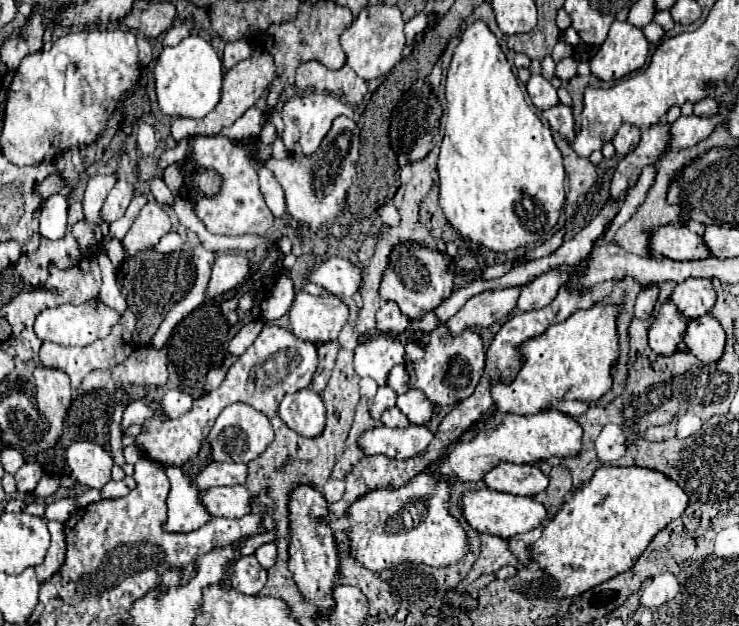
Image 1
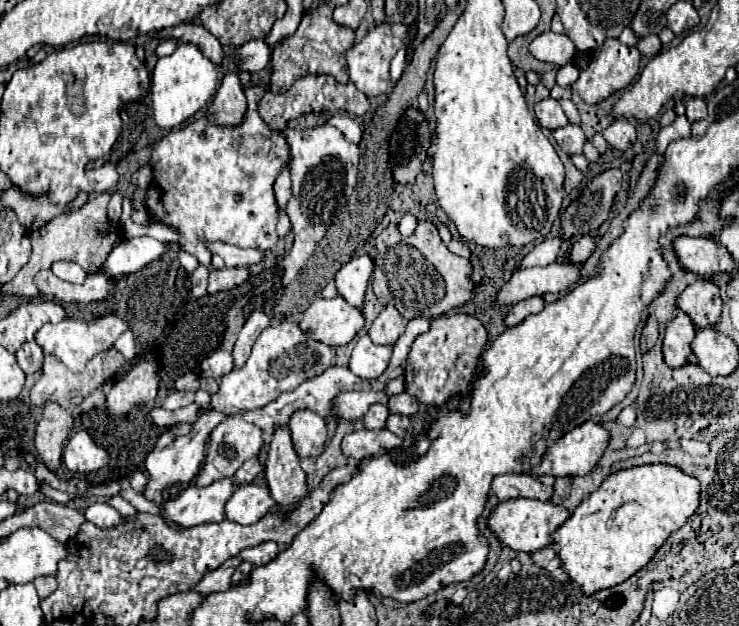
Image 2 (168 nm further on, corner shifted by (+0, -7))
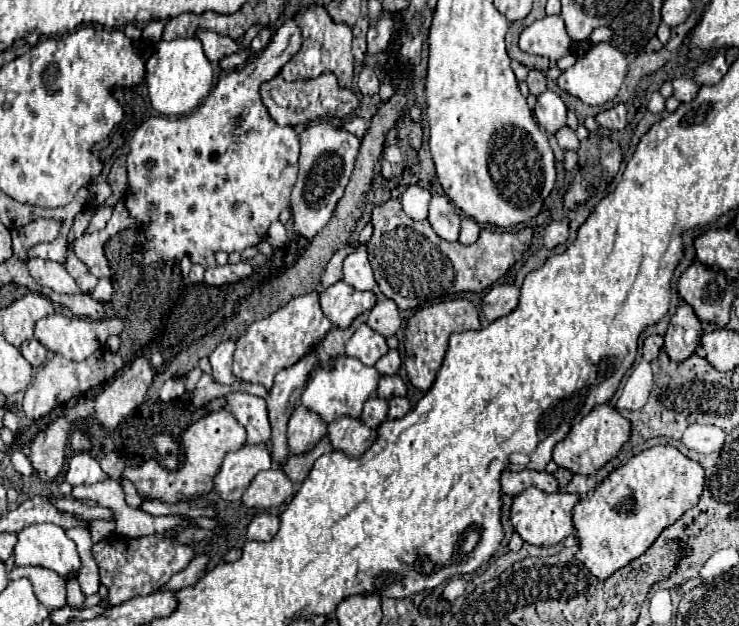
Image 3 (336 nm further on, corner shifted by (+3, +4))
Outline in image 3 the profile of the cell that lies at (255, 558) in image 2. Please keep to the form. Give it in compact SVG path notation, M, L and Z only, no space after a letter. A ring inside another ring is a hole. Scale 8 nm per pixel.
M259 514L251 520L251 524L247 528L247 540L267 542L267 540L273 540L277 530L279 530L279 516L277 514Z

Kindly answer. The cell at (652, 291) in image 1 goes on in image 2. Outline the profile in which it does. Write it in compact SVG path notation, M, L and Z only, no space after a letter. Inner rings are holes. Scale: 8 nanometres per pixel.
M650 315L648 321L646 321L646 327L644 327L644 331L642 331L642 339L640 339L642 353L648 353L648 351L654 347L656 339L658 339L658 321L656 321L654 315Z

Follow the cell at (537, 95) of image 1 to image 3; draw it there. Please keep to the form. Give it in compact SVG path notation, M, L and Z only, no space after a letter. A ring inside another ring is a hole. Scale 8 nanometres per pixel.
M547 90L541 96L537 96L537 104L535 104L535 118L541 126L541 130L555 134L559 128L565 126L567 120L567 108L563 104L563 100L559 98L559 94Z

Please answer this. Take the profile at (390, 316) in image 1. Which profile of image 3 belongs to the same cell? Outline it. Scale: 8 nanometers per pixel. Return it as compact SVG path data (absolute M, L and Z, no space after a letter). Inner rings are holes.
M389 298L383 300L383 302L377 302L369 312L367 326L373 328L375 332L379 332L385 338L397 334L397 330L401 328L401 316L399 316L397 304Z

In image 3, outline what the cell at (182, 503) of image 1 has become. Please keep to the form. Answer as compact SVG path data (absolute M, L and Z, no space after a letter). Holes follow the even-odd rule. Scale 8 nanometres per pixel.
M243 446L237 452L229 452L213 478L213 492L225 502L239 500L255 474L271 468L273 462L269 460L267 446Z

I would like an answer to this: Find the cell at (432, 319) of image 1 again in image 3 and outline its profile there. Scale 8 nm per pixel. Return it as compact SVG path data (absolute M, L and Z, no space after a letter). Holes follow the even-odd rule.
M361 324L351 340L347 342L347 356L361 360L365 366L375 366L375 362L389 352L387 342L381 334L373 332L367 324Z

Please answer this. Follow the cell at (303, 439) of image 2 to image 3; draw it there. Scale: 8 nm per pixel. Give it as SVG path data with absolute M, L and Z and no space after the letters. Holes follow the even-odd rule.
M301 404L295 406L291 418L289 418L289 450L293 454L305 454L317 442L327 434L327 424L309 408L303 408Z

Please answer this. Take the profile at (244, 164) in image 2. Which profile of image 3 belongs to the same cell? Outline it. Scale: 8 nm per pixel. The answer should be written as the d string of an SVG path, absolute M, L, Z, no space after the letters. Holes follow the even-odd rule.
M287 20L275 34L275 38L269 42L269 46L257 54L251 62L247 62L247 66L243 66L241 70L235 70L231 74L227 74L225 78L219 80L219 84L213 88L213 92L203 100L203 104L199 108L193 110L193 114L189 116L179 116L179 118L167 118L167 116L155 116L145 120L137 130L135 136L131 140L131 150L127 156L127 172L129 172L129 190L125 194L125 204L129 208L129 212L143 224L145 232L147 232L147 244L143 246L141 252L133 254L133 262L137 264L151 264L157 262L159 258L163 260L181 260L183 256L189 256L193 264L201 264L203 268L215 266L215 252L217 250L225 250L225 252L243 252L247 246L257 246L259 242L263 242L263 238L267 236L267 228L271 226L271 222L275 222L279 218L279 212L289 206L289 194L291 188L295 184L297 178L297 160L299 160L299 138L297 132L291 126L279 126L271 114L267 112L267 106L263 104L261 96L259 96L259 86L265 80L271 80L279 74L279 70L283 68L283 64L299 50L301 46L301 32L295 26L293 20Z

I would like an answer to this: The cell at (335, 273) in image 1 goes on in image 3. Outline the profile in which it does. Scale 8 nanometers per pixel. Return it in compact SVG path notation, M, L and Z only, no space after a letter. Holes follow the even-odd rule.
M367 224L359 234L359 246L351 252L343 262L343 282L353 286L355 290L373 290L375 278L367 258L367 240L371 238L373 226Z

